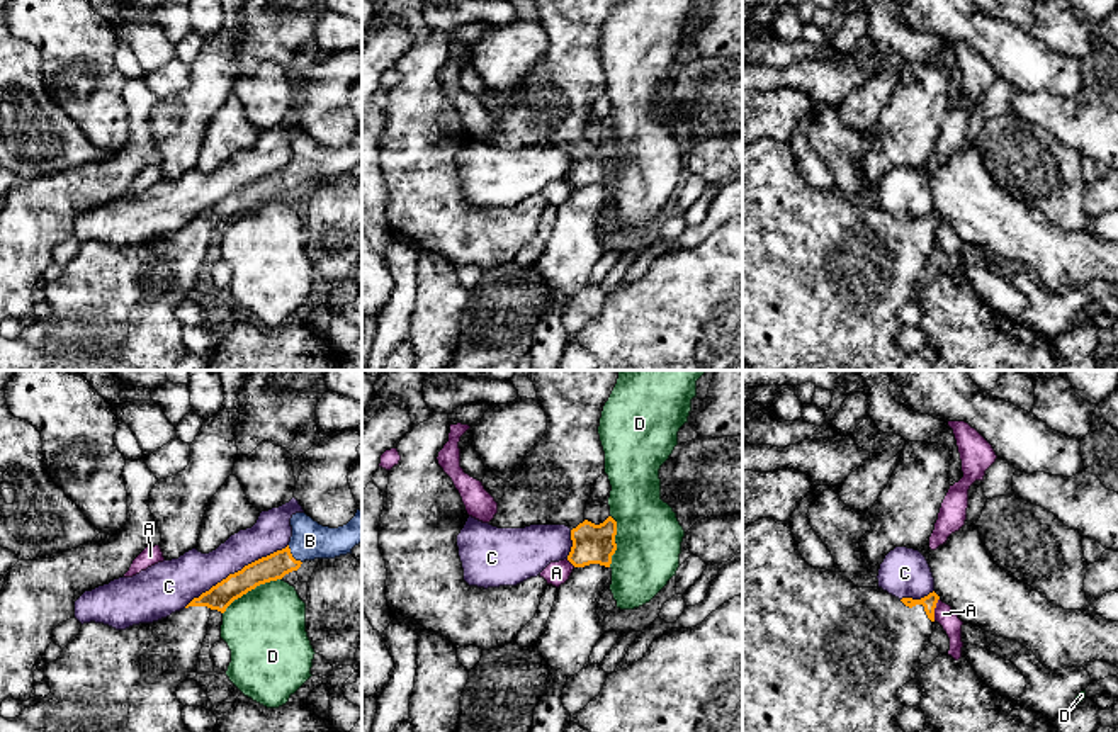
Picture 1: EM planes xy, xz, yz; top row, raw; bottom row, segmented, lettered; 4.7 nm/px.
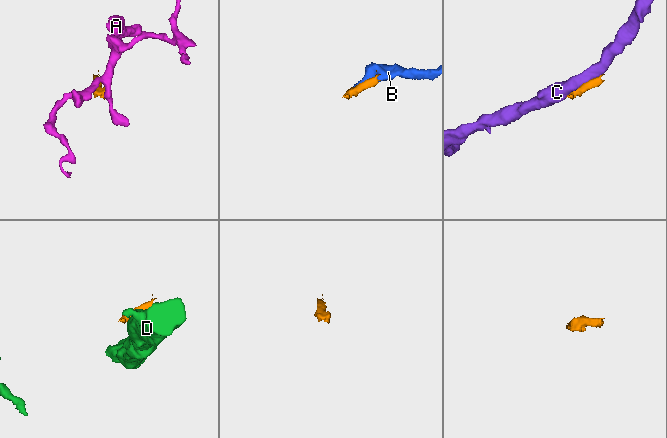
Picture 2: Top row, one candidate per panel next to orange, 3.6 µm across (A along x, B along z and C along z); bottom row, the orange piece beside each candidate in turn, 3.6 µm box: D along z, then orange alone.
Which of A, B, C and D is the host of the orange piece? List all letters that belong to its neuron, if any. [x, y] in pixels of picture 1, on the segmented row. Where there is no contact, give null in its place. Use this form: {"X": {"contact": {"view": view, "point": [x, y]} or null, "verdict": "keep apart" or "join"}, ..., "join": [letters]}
{"A": {"contact": {"view": "yz", "point": [933, 610]}, "verdict": "keep apart"}, "B": {"contact": {"view": "xy", "point": [291, 556]}, "verdict": "join"}, "C": {"contact": {"view": "xy", "point": [235, 573]}, "verdict": "keep apart"}, "D": {"contact": {"view": "xy", "point": [250, 590]}, "verdict": "keep apart"}, "join": ["B"]}

